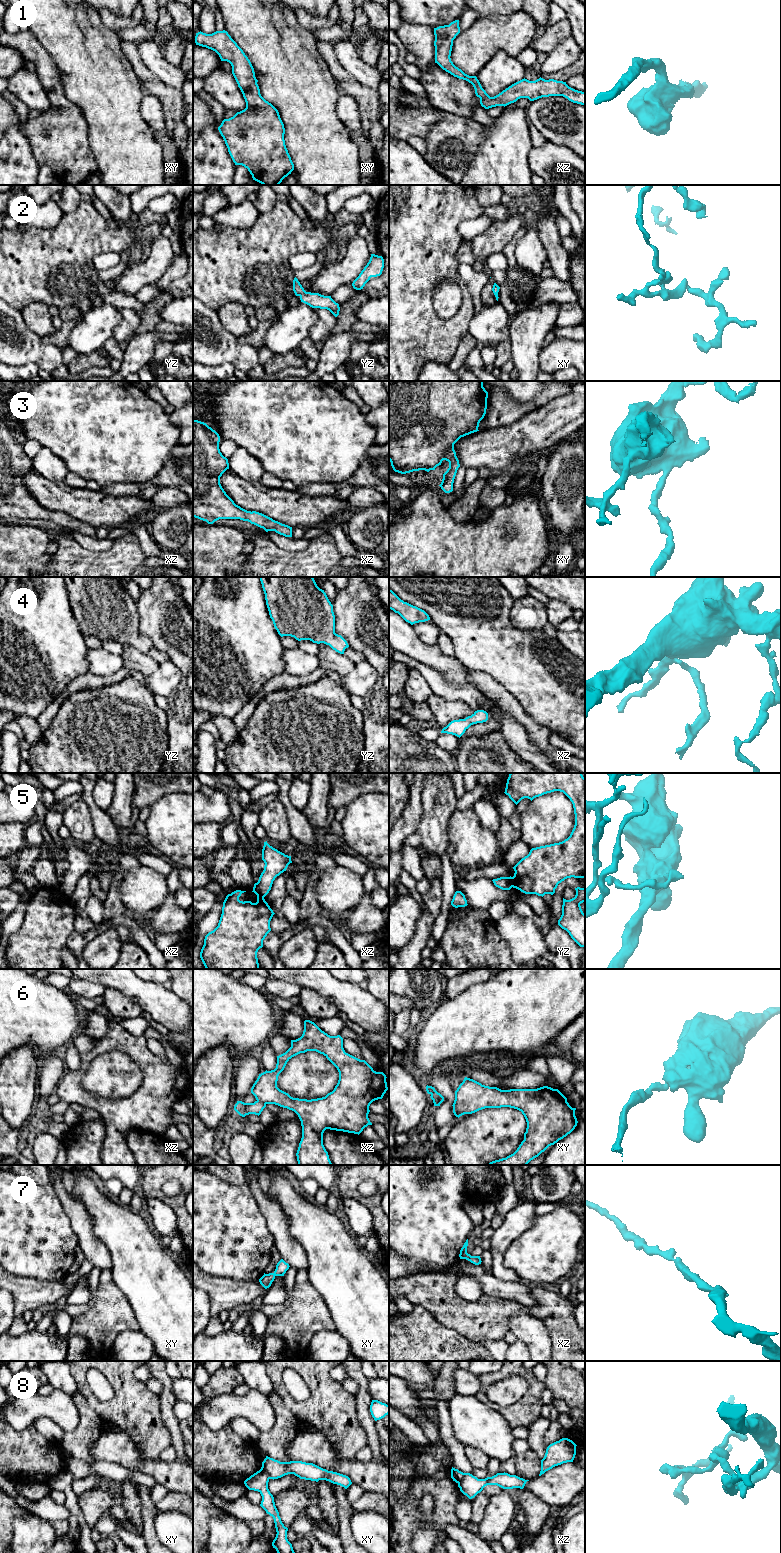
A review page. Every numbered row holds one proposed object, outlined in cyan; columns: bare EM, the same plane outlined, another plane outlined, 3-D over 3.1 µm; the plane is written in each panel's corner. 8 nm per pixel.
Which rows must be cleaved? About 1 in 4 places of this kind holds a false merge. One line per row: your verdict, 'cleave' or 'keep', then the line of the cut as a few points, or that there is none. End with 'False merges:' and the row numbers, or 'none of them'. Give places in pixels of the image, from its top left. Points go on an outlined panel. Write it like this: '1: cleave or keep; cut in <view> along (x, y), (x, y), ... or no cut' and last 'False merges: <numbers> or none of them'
1: keep; no cut
2: keep; no cut
3: keep; no cut
4: keep; no cut
5: cleave; cut in yz along (511, 877), (512, 886)
6: cleave; cut in xz along (257, 1100), (265, 1104)
7: keep; no cut
8: cleave; cut in xy along (261, 1467), (270, 1478)
False merges: 5, 6, 8

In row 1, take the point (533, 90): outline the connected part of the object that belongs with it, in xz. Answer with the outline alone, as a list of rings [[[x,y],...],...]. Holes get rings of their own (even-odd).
[[[455,20],[449,25],[434,28],[435,63],[454,77],[471,83],[475,89],[476,96],[480,98],[481,106],[485,109],[496,106],[505,107],[520,98],[528,98],[530,101],[534,101],[549,96],[563,96],[573,103],[585,106],[585,92],[569,87],[566,82],[554,79],[545,80],[541,77],[535,81],[529,81],[524,78],[512,84],[498,95],[490,97],[482,88],[476,76],[465,74],[451,61],[453,40],[459,33],[459,20]]]

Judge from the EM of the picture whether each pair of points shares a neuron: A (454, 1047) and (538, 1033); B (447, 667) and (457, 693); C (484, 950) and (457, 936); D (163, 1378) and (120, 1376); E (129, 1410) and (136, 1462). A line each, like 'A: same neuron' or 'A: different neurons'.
A: same neuron
B: different neurons
C: same neuron
D: different neurons
E: different neurons

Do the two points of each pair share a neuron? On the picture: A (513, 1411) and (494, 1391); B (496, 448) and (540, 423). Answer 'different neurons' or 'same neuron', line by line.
A: different neurons
B: same neuron

